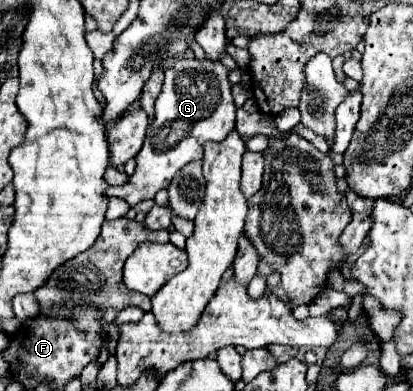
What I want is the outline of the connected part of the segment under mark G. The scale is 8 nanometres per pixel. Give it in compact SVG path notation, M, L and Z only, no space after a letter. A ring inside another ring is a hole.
M178 58L176 62L172 62L166 70L164 70L164 86L162 92L156 100L156 114L154 114L154 124L148 128L146 132L146 140L142 150L136 156L136 170L134 174L128 178L128 182L124 186L108 186L106 196L118 196L122 200L126 200L130 206L142 202L142 200L150 200L154 198L154 194L162 188L168 188L172 178L190 162L202 160L204 150L202 144L212 140L212 138L226 138L226 134L234 128L234 116L236 116L236 106L230 94L230 84L228 84L228 70L222 62L198 62L196 58Z

